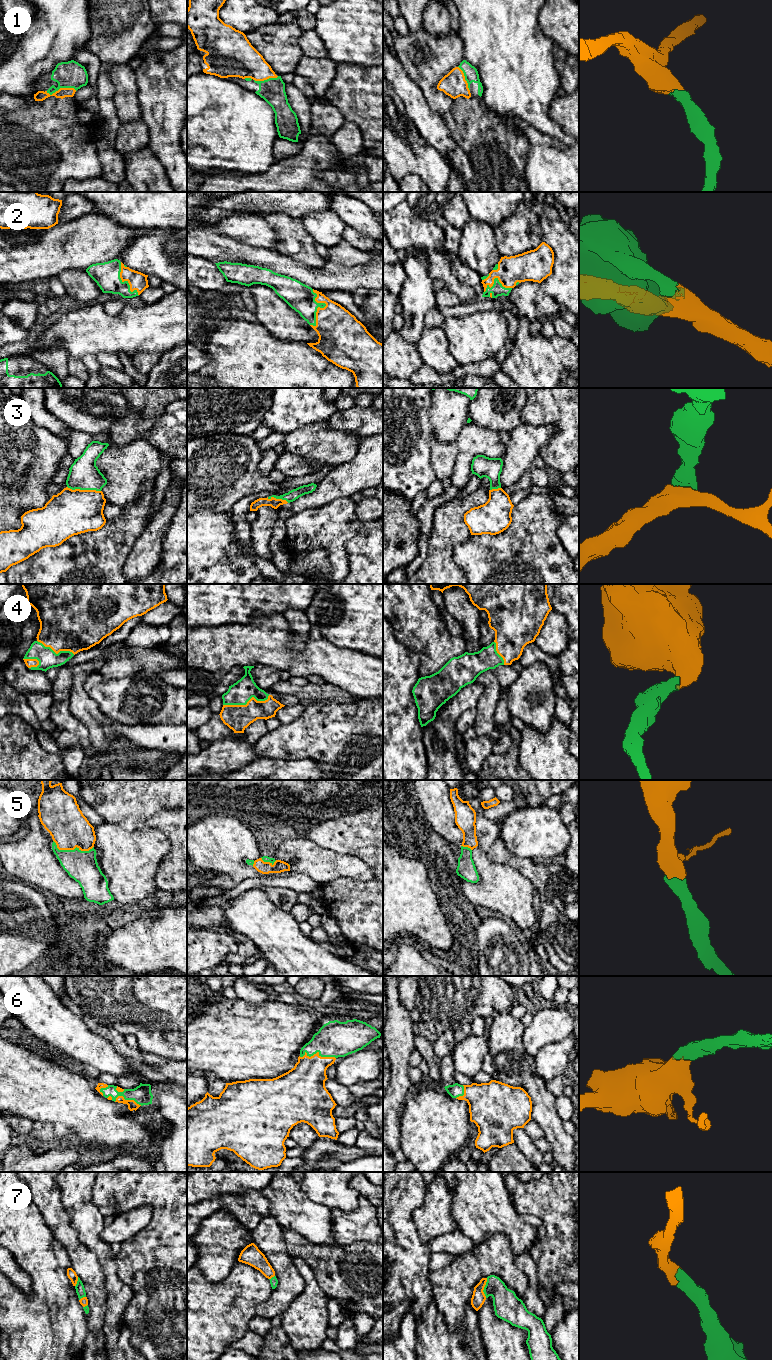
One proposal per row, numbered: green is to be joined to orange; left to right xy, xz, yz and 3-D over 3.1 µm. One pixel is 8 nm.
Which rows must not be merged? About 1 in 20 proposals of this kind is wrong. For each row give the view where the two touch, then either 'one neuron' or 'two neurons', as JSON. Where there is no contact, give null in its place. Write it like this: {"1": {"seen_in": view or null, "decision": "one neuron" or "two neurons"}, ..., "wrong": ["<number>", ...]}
{"1": {"seen_in": "xy", "decision": "one neuron"}, "2": {"seen_in": "xz", "decision": "one neuron"}, "3": {"seen_in": "xy", "decision": "one neuron"}, "4": {"seen_in": "xz", "decision": "one neuron"}, "5": {"seen_in": "xy", "decision": "one neuron"}, "6": {"seen_in": "xz", "decision": "one neuron"}, "7": {"seen_in": "yz", "decision": "one neuron"}, "wrong": []}

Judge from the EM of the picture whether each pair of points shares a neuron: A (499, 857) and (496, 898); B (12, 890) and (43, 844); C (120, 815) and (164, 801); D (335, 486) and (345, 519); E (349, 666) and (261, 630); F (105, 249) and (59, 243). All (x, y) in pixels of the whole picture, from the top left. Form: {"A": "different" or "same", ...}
{"A": "different", "B": "different", "C": "same", "D": "different", "E": "same", "F": "same"}

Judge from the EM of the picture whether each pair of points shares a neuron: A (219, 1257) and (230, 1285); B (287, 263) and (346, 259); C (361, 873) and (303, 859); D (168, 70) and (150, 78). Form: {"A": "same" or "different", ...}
{"A": "different", "B": "different", "C": "same", "D": "same"}

